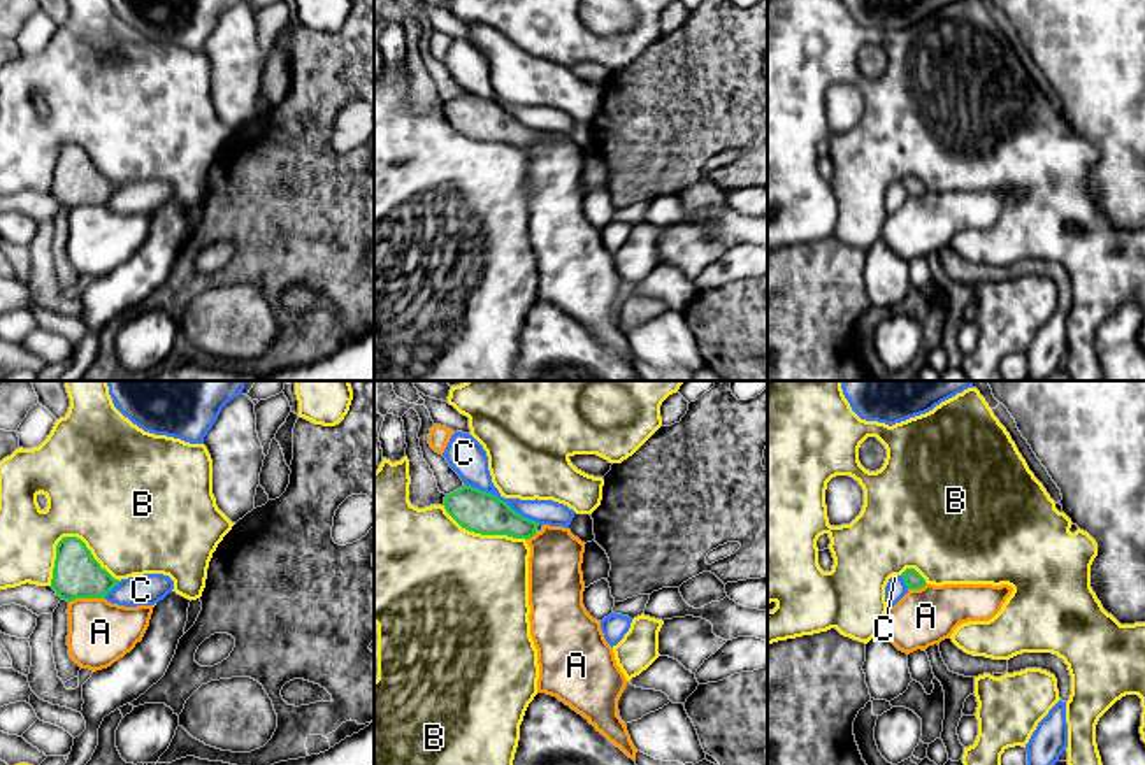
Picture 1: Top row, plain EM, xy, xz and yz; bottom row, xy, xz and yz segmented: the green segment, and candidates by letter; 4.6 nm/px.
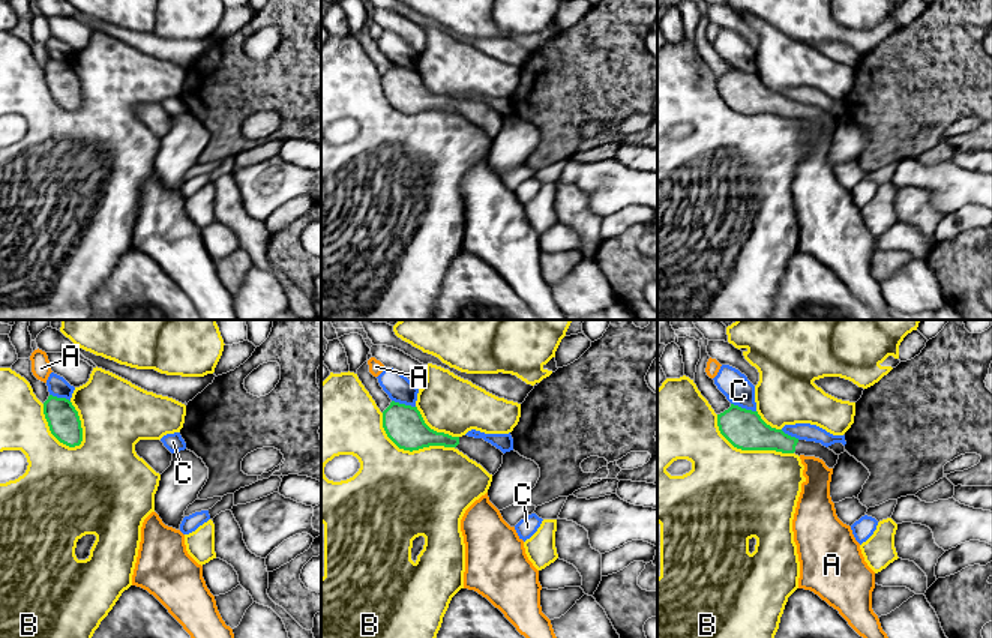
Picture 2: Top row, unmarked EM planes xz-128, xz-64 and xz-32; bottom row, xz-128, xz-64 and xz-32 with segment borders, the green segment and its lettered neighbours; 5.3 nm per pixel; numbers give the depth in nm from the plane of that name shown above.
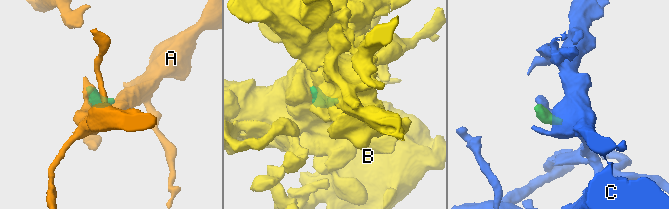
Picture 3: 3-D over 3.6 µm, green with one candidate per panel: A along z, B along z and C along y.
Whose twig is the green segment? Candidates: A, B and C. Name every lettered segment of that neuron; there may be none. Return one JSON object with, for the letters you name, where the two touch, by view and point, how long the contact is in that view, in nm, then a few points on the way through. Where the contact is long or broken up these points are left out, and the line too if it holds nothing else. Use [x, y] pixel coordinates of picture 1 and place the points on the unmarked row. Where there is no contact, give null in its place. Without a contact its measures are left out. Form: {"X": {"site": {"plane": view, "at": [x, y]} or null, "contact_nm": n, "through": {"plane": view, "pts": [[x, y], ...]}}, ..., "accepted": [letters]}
{"accepted": []}

